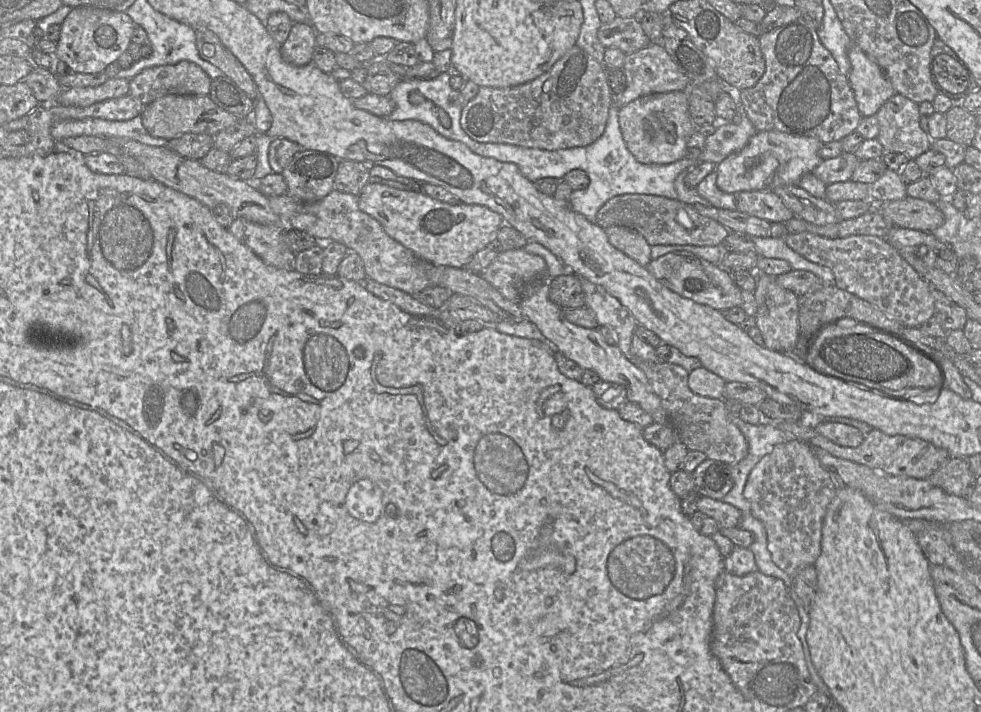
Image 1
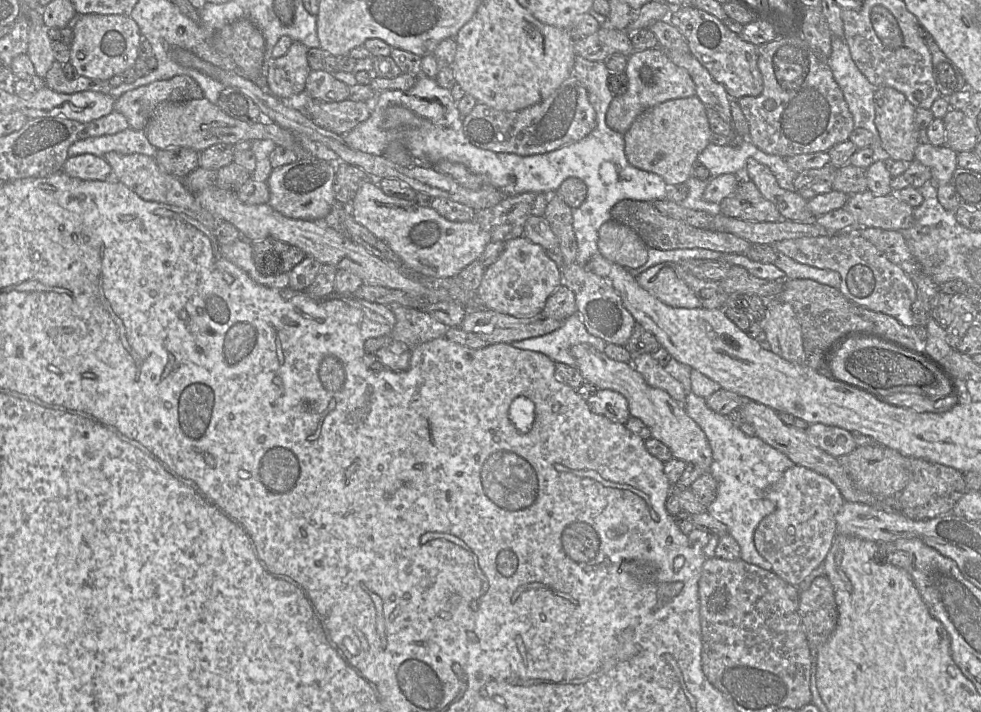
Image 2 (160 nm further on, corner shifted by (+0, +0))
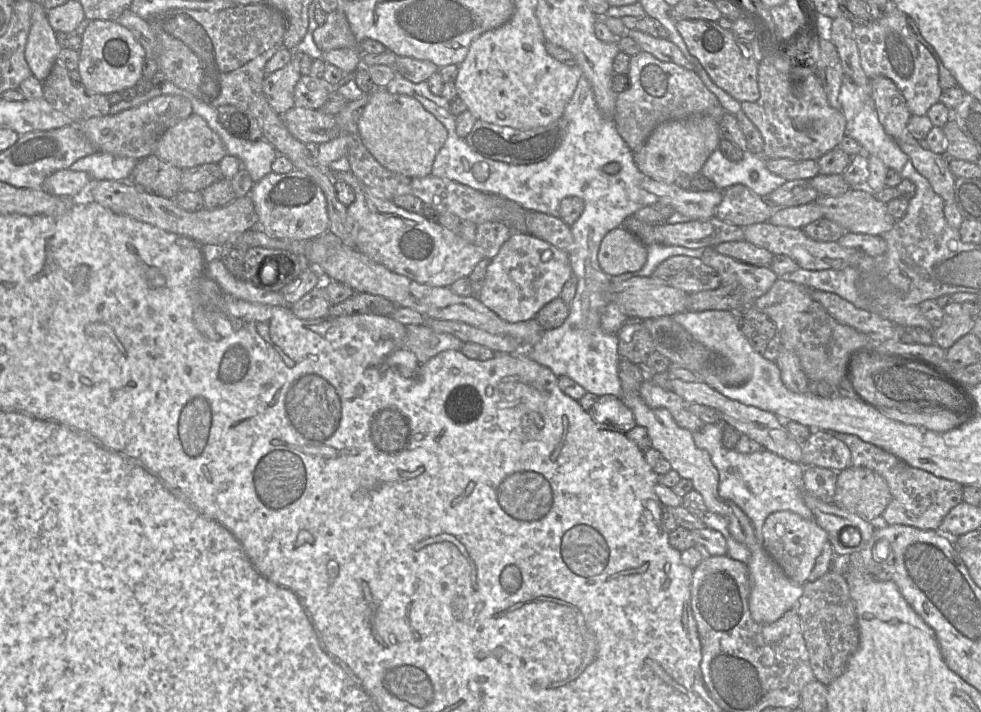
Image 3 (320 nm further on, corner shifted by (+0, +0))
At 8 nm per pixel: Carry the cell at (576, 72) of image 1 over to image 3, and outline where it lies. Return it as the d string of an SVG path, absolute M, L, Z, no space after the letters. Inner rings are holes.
M564 115L559 121L530 130L499 126L477 119L465 141L472 150L483 157L511 165L529 165L541 162L552 155L560 146L564 133Z

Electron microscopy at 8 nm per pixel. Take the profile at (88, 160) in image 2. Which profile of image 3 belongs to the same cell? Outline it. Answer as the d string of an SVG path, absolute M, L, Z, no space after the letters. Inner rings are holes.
M61 169L46 179L42 189L60 197L80 198L90 181L86 172Z

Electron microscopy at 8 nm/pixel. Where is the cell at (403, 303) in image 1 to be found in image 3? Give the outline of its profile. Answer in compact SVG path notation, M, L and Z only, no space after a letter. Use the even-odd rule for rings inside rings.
M426 325L406 326L405 350L413 352L418 363L425 363L446 350L460 350L463 344L456 336L436 332Z

